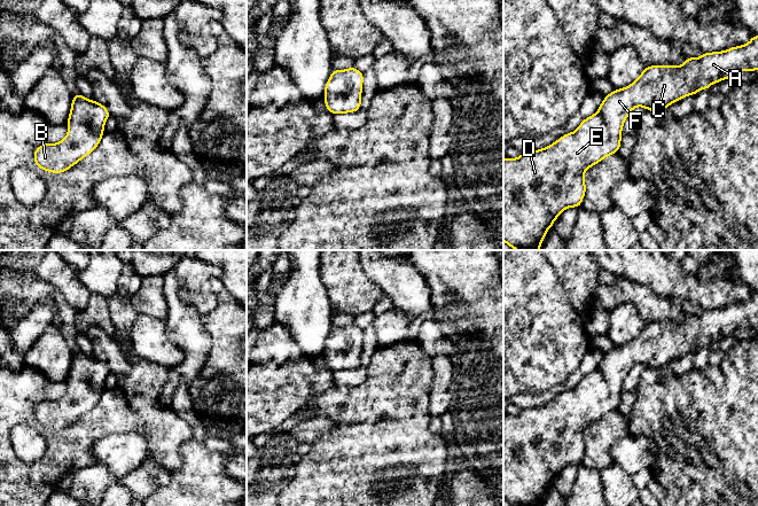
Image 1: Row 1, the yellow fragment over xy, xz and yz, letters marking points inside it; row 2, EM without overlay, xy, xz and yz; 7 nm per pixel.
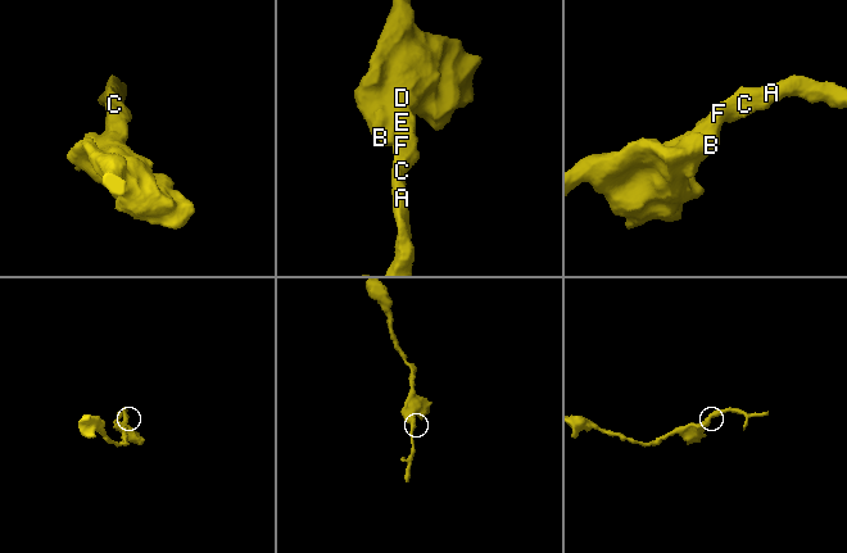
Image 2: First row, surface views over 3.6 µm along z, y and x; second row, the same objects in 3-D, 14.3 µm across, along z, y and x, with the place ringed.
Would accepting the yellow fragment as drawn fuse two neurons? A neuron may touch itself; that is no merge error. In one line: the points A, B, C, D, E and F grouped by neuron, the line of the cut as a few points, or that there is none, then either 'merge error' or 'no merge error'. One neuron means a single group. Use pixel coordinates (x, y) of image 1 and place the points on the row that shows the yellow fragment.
A B C D E F | no cut | no merge error

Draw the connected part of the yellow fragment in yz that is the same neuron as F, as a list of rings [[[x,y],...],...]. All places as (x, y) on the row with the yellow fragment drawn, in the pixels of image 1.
[[[752,36],[751,40],[747,45],[735,46],[729,49],[722,50],[722,52],[712,52],[712,53],[703,53],[701,57],[687,57],[687,60],[679,67],[673,67],[670,64],[666,65],[649,65],[644,68],[644,70],[641,72],[641,75],[628,86],[620,88],[620,89],[614,89],[610,94],[608,94],[602,103],[599,107],[599,110],[585,118],[577,130],[571,133],[566,133],[562,135],[557,141],[553,142],[552,145],[539,149],[539,150],[528,150],[521,154],[517,158],[505,158],[503,159],[503,241],[513,249],[516,250],[539,250],[541,247],[541,243],[546,236],[546,233],[549,228],[552,228],[554,221],[558,218],[558,216],[568,208],[578,208],[581,205],[583,198],[586,193],[586,185],[585,185],[585,178],[584,173],[586,170],[588,170],[591,166],[597,164],[603,158],[618,153],[620,143],[622,143],[622,131],[623,125],[628,117],[630,112],[636,108],[636,107],[644,107],[648,111],[657,111],[667,109],[670,104],[673,102],[677,102],[681,100],[685,96],[688,95],[695,95],[700,89],[709,89],[709,87],[713,83],[720,83],[724,79],[732,78],[736,72],[739,71],[755,71],[758,70],[758,36]]]

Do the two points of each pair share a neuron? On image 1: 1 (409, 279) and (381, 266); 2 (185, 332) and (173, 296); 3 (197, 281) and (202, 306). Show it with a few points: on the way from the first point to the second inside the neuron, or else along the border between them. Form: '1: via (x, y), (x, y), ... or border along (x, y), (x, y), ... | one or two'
1: via (403, 279), (397, 279), (388, 272) | one
2: via (184, 322), (176, 305) | one
3: via (197, 287), (202, 301) | one

